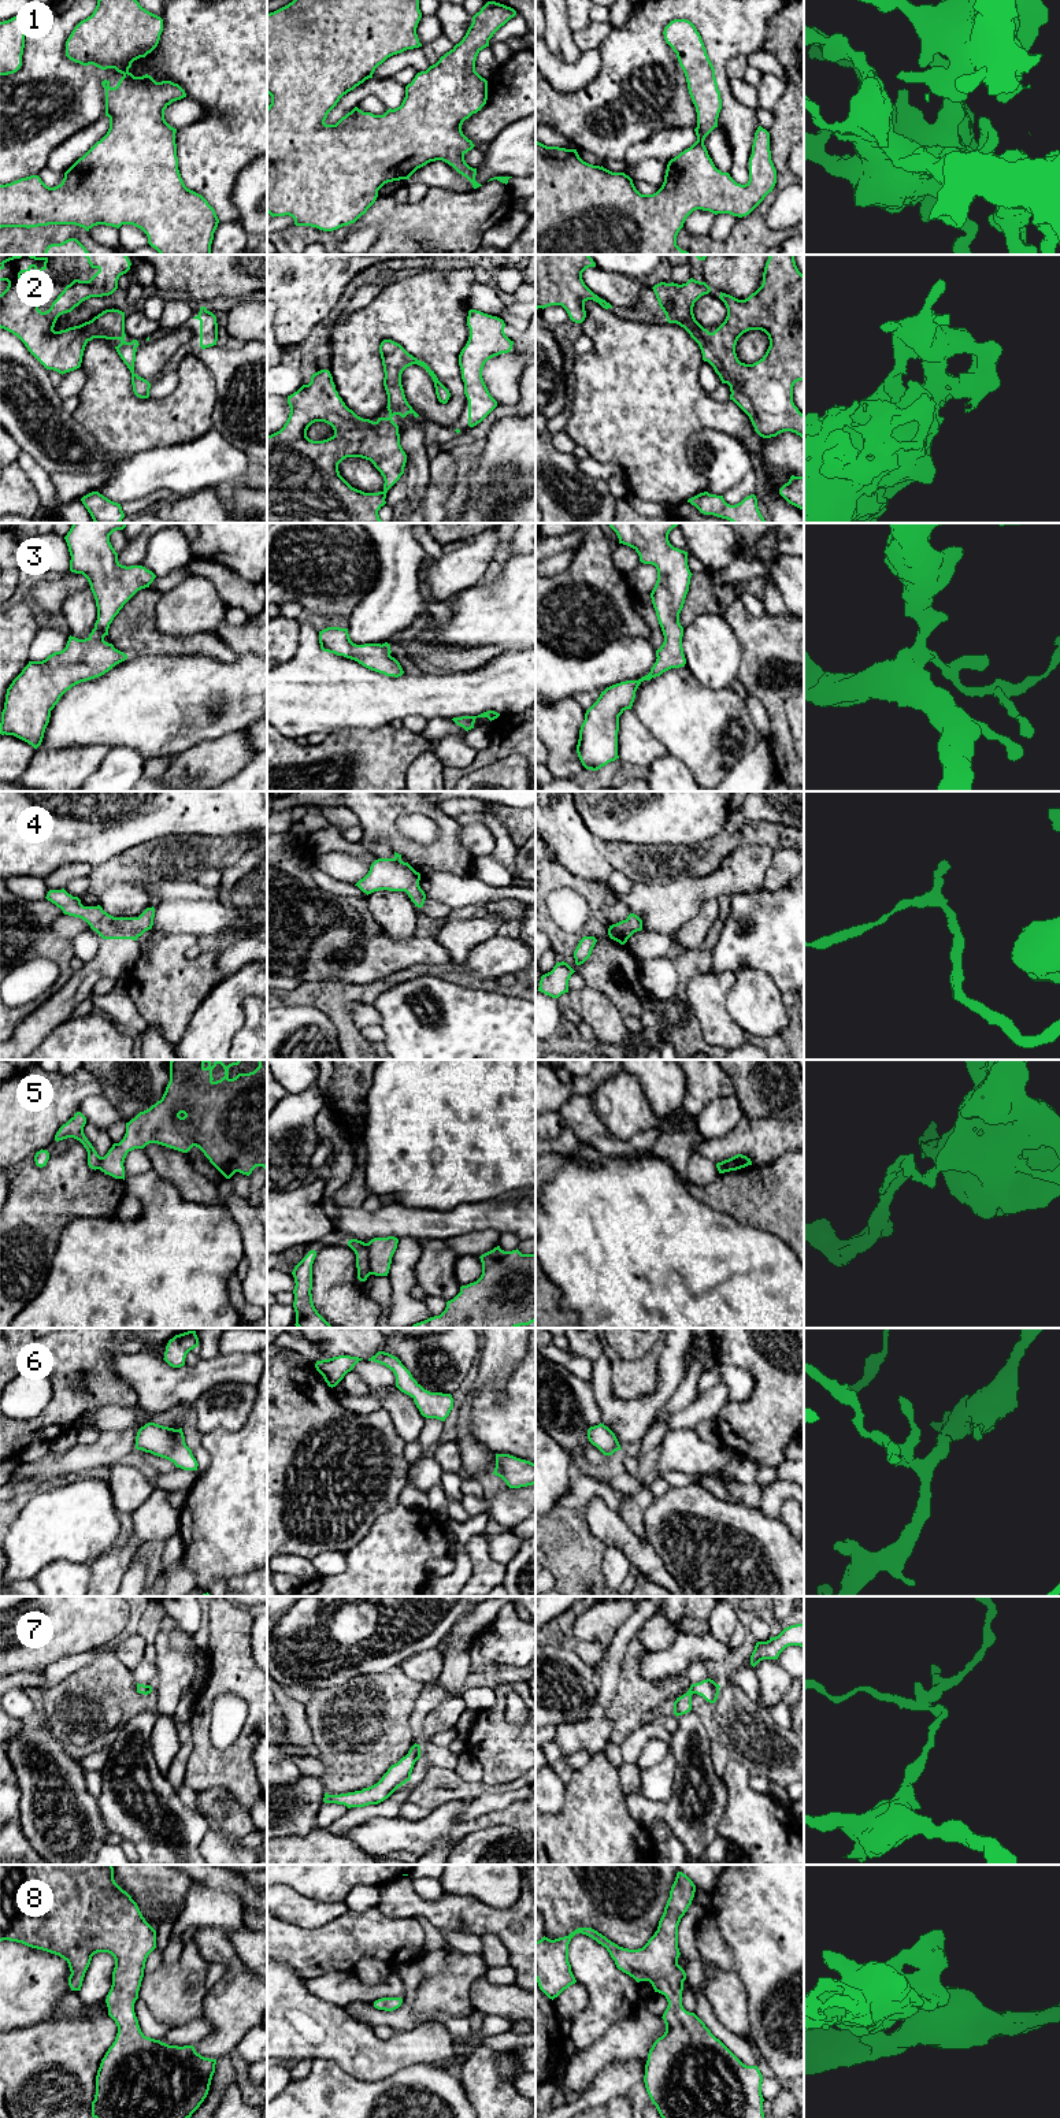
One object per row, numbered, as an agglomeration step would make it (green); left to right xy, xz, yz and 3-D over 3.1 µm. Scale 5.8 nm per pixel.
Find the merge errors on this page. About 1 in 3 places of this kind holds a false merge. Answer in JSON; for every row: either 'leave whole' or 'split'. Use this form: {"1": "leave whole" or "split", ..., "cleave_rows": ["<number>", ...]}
{"1": "leave whole", "2": "leave whole", "3": "leave whole", "4": "leave whole", "5": "split", "6": "leave whole", "7": "leave whole", "8": "leave whole", "cleave_rows": ["5"]}

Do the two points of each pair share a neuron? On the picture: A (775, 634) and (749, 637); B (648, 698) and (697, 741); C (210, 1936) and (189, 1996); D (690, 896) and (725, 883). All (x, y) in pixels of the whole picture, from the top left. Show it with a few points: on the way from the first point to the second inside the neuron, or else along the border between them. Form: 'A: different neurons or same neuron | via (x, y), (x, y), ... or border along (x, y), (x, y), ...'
A: same neuron | via (768, 637), (756, 637)
B: same neuron | via (660, 704), (685, 729)
C: different neurons | border along (192, 1940), (208, 1963)
D: same neuron | via (699, 889), (716, 885)

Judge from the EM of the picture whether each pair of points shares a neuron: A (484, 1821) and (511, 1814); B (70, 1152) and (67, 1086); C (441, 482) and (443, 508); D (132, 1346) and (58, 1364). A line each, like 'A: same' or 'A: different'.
A: same
B: different
C: same
D: same

